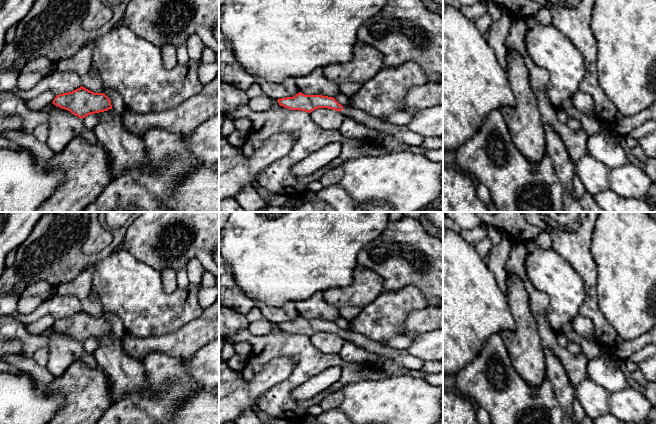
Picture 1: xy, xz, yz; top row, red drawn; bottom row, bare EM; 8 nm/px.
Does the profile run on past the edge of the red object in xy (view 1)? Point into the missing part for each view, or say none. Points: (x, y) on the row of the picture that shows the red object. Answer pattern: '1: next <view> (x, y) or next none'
1: next none

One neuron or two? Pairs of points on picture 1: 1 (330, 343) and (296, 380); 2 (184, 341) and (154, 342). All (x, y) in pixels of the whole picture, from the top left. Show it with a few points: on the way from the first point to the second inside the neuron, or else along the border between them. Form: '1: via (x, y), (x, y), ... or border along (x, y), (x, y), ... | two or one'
1: border along (309, 337), (320, 350), (339, 353) | two
2: via (177, 342), (161, 342) | one

